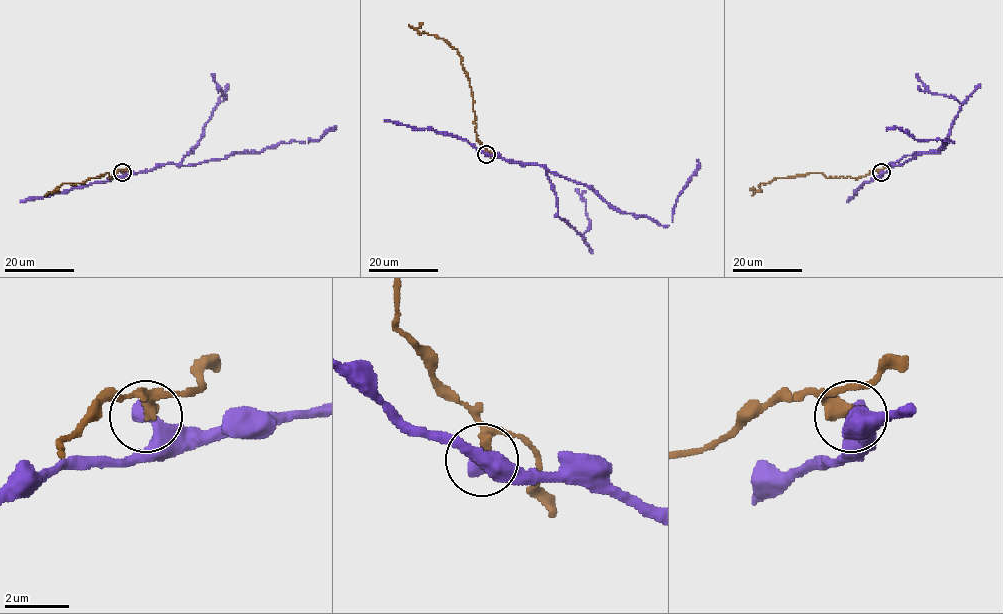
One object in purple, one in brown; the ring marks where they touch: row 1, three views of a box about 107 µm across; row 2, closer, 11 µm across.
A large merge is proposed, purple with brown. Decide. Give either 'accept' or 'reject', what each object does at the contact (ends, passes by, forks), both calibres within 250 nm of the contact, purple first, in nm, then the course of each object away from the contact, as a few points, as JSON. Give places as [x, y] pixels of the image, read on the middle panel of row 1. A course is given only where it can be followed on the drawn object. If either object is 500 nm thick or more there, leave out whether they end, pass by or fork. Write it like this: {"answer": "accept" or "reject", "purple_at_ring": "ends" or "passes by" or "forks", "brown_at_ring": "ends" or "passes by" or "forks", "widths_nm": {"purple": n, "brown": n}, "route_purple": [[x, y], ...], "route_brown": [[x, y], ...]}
{"answer": "reject", "widths_nm": {"purple": 550, "brown": 280}, "route_purple": [[486, 154], [543, 165], [590, 186], [621, 212], [647, 216], [664, 226], [672, 222], [673, 208], [698, 159]], "route_brown": [[486, 153], [477, 139], [471, 88], [457, 51], [443, 38], [420, 33], [408, 24]]}

